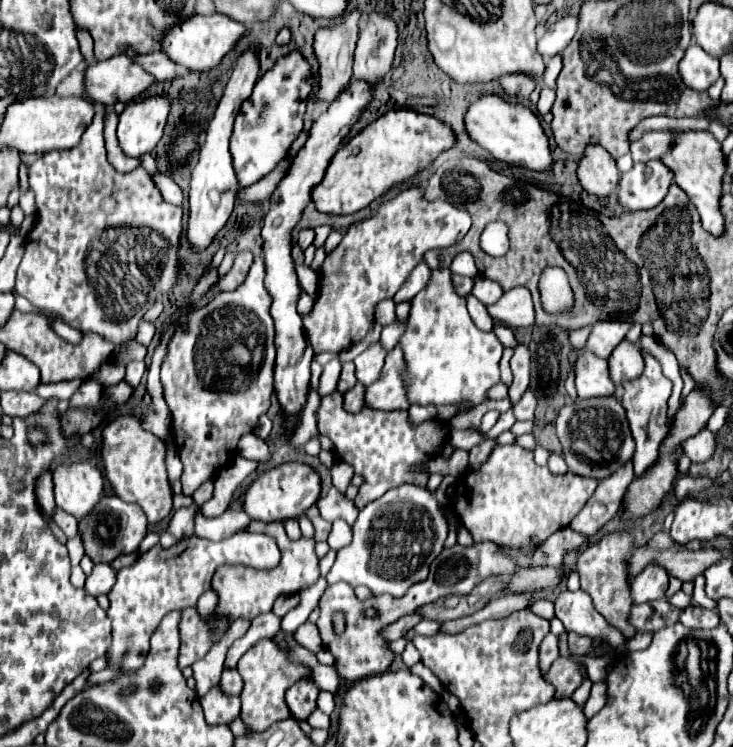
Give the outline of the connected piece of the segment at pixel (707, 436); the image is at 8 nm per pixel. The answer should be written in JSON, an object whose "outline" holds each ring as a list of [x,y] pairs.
{"outline":[[[703,429],[697,435],[681,444],[684,455],[692,463],[699,463],[710,459],[716,450],[716,436],[709,430]]]}

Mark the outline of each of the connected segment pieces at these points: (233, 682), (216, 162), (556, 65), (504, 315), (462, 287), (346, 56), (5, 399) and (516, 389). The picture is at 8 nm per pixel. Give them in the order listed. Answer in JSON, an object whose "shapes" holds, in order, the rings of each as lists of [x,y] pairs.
{"shapes":[[[[224,670],[222,672],[222,680],[220,680],[220,688],[226,694],[240,694],[242,690],[242,678],[236,670]]],[[[248,48],[238,58],[236,68],[230,76],[230,82],[224,90],[224,96],[218,102],[216,114],[208,124],[206,142],[202,144],[202,148],[198,152],[198,162],[192,162],[192,166],[190,166],[190,176],[192,176],[190,178],[190,192],[188,192],[190,218],[188,218],[186,240],[188,240],[188,244],[194,252],[206,250],[212,244],[212,240],[216,238],[216,234],[224,228],[226,220],[232,214],[234,198],[236,198],[236,190],[238,190],[238,178],[236,178],[236,172],[234,172],[234,166],[232,166],[232,156],[230,156],[230,150],[228,150],[228,138],[232,134],[232,122],[234,122],[236,110],[240,108],[240,102],[244,98],[248,98],[248,94],[252,94],[252,86],[256,84],[258,70],[260,70],[258,48]]],[[[562,54],[556,56],[543,56],[546,69],[543,74],[542,82],[545,86],[556,88],[556,79],[563,67]]],[[[512,288],[504,292],[504,296],[496,302],[490,304],[490,316],[508,326],[508,328],[532,328],[534,326],[534,306],[532,306],[532,296],[526,288]]],[[[454,276],[454,282],[456,282],[456,292],[458,292],[460,296],[470,296],[470,294],[472,294],[472,288],[474,288],[474,282],[476,282],[476,278]]],[[[350,10],[336,26],[318,28],[318,32],[314,36],[314,52],[316,52],[318,64],[320,64],[318,90],[316,90],[316,96],[320,102],[330,104],[332,98],[336,98],[336,94],[340,94],[340,90],[352,78],[352,54],[354,54],[354,46],[358,40],[358,24],[360,24],[360,10]]],[[[2,392],[2,408],[4,414],[12,418],[28,418],[38,414],[46,406],[44,398],[40,398],[36,392]]],[[[518,344],[514,348],[514,356],[510,360],[510,368],[514,374],[514,382],[510,384],[510,400],[518,402],[524,394],[524,390],[530,384],[530,350],[524,344]]]]}

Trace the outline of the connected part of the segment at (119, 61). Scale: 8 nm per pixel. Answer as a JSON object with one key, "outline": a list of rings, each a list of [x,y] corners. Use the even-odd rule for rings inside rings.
{"outline":[[[124,54],[94,60],[82,72],[84,94],[88,100],[112,106],[116,100],[128,102],[144,92],[154,78]]]}

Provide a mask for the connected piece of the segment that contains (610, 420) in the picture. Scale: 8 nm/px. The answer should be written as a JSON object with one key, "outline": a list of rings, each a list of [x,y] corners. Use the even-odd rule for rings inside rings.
{"outline":[[[602,396],[602,398],[588,398],[574,404],[568,404],[560,410],[556,420],[556,432],[562,442],[562,456],[570,468],[570,472],[578,476],[590,478],[606,478],[616,472],[626,460],[632,458],[634,442],[628,430],[626,412],[622,402],[616,396]],[[600,424],[600,426],[598,426]],[[622,424],[622,426],[618,426]],[[608,434],[608,438],[606,438]]]}

